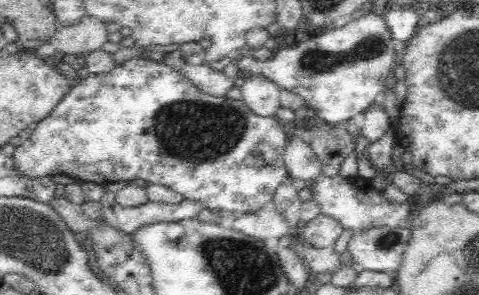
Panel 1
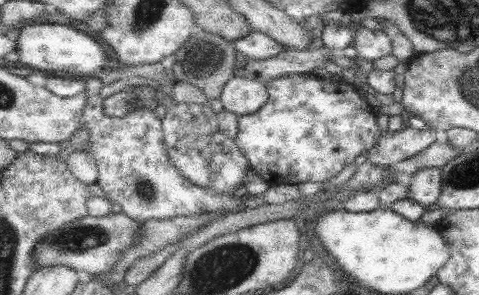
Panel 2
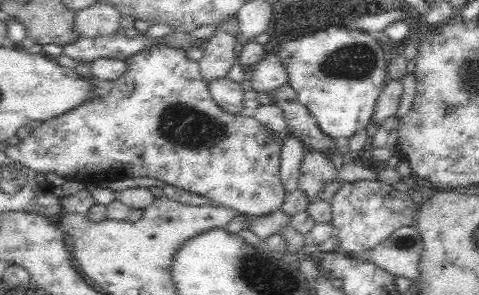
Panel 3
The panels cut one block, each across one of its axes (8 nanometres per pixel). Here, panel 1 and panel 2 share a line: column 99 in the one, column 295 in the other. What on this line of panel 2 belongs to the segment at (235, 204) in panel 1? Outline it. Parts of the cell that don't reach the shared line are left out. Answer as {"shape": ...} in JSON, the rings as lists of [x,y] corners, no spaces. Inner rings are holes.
{"shape":[[[311,74],[281,76],[265,82],[267,100],[265,104],[247,116],[237,118],[237,138],[235,144],[247,158],[249,168],[257,172],[269,186],[277,184],[305,184],[305,182],[325,182],[337,176],[343,166],[351,164],[355,156],[371,150],[383,132],[375,126],[375,110],[365,98],[357,96],[353,86],[345,82],[327,82]]]}

